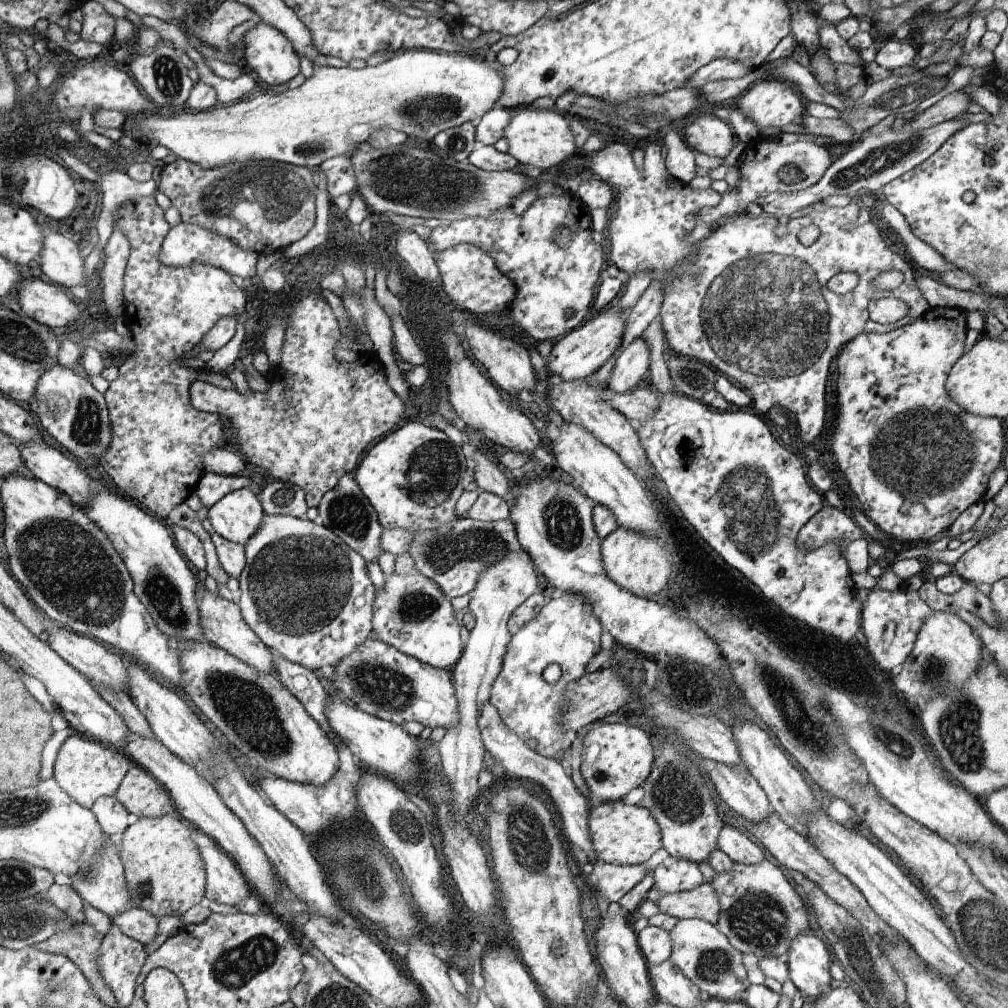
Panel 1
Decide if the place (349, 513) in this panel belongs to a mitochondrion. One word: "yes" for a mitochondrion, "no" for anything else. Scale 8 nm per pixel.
yes

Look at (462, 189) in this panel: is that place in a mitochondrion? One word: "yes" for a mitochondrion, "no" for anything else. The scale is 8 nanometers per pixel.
yes

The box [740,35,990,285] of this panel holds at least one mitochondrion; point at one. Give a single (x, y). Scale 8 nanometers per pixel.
(884, 156)

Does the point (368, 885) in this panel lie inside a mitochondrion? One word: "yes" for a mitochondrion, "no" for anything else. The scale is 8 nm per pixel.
yes

